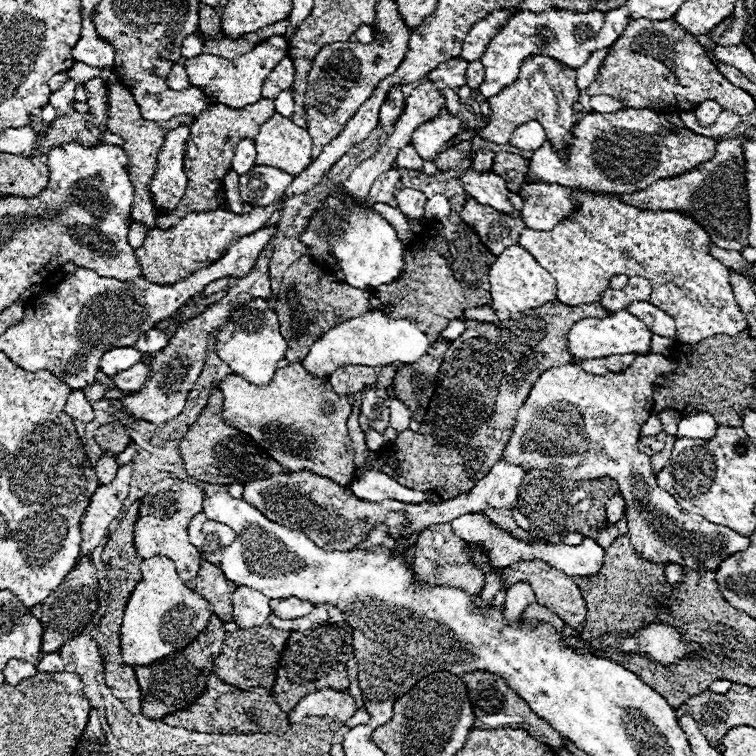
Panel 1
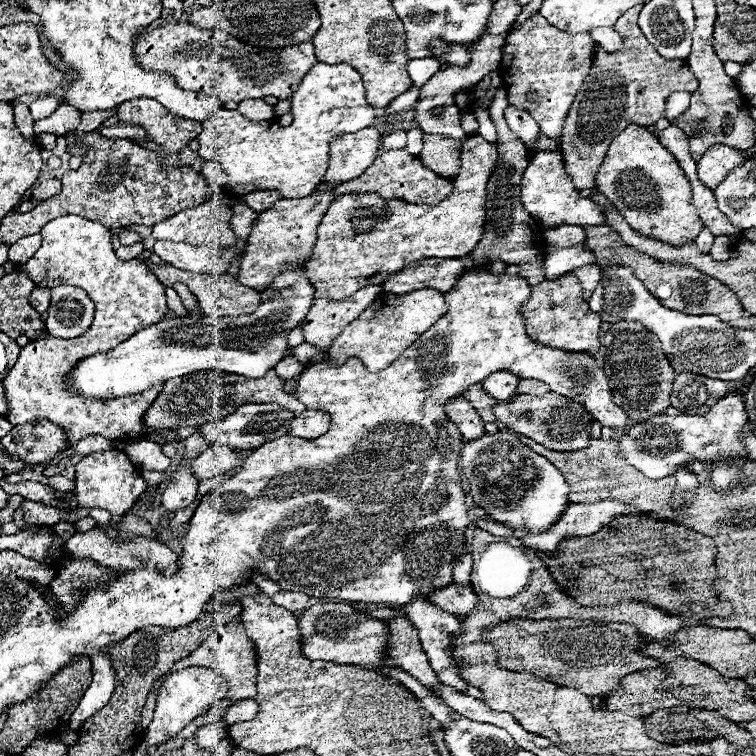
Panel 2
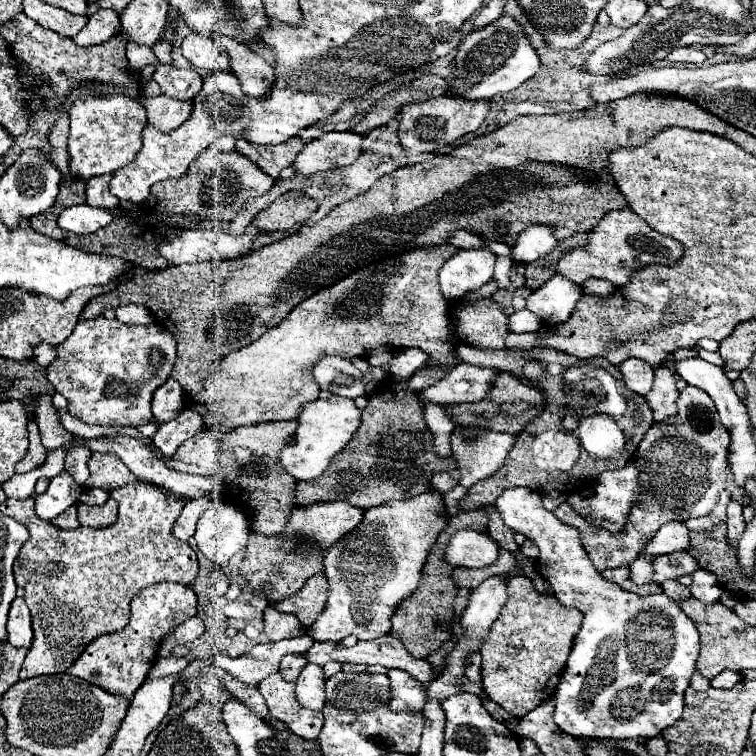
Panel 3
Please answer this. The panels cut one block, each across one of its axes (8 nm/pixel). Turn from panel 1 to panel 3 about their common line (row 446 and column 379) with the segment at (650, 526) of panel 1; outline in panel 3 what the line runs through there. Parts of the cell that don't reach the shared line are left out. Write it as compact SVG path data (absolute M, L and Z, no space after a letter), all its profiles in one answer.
M424 492L408 500L390 500L382 506L366 510L360 526L356 526L356 530L348 532L344 538L332 544L324 554L324 574L330 582L330 596L320 618L308 628L308 634L320 642L338 642L350 634L358 640L376 640L390 634L390 616L394 608L418 588L430 546L436 542L440 530L446 526L446 520L448 512L438 492Z

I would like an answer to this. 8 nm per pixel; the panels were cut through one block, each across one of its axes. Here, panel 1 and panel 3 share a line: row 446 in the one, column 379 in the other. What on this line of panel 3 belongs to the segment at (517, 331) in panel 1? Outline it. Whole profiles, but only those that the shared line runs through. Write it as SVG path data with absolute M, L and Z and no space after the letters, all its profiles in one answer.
M384 378L368 398L368 406L362 410L362 424L348 446L332 458L328 470L320 478L298 482L298 506L344 500L368 510L388 500L404 500L426 492L432 474L454 470L456 460L452 456L440 458L434 452L430 444L432 434L428 428L422 430L422 418L422 402L408 386L408 380L396 382Z

